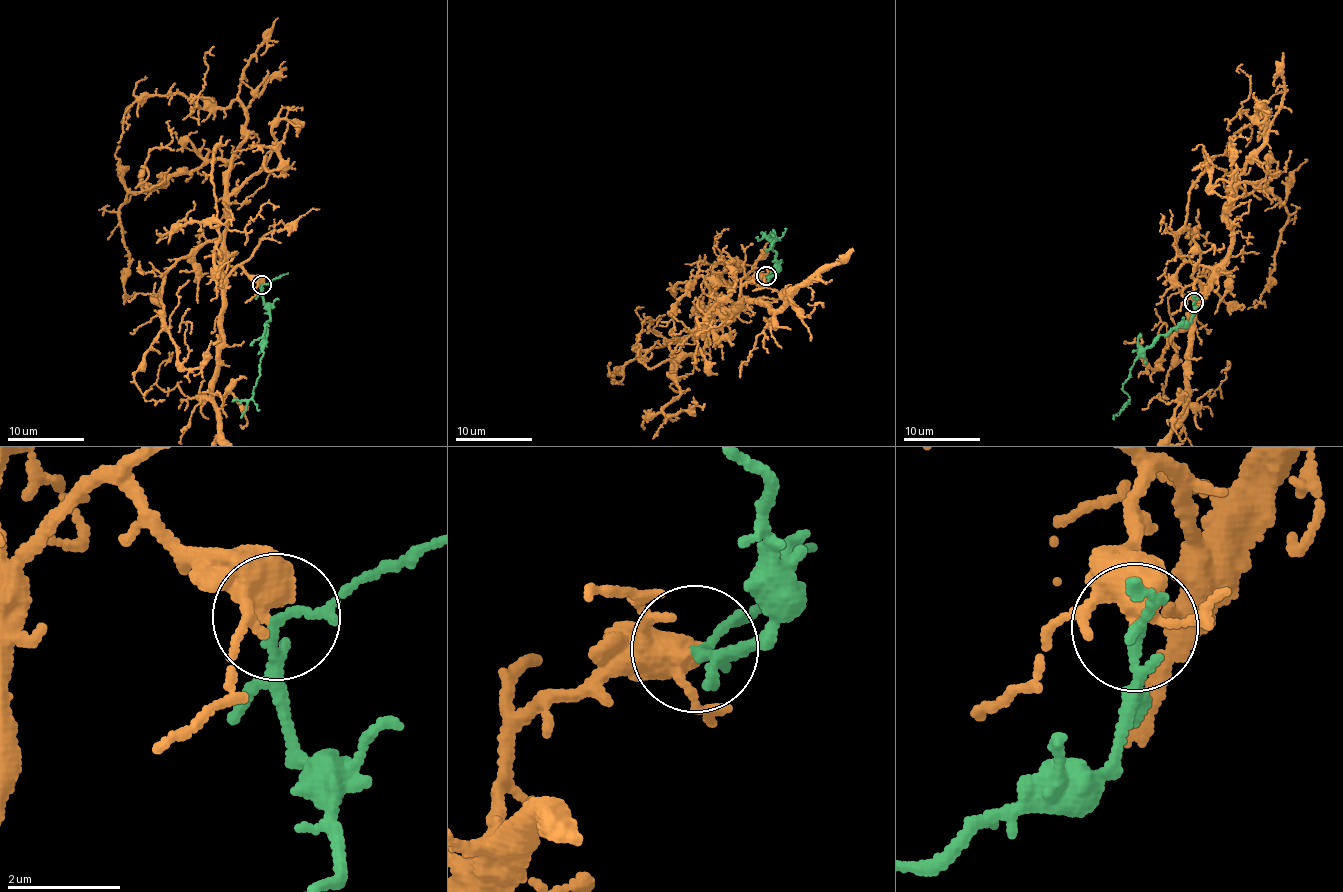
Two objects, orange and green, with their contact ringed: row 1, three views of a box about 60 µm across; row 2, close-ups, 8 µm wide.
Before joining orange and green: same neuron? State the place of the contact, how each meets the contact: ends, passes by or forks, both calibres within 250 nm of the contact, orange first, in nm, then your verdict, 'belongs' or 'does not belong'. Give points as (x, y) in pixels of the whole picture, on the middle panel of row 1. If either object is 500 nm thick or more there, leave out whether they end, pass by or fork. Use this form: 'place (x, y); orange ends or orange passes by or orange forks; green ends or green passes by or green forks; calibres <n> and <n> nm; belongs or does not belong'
place (766, 275); orange forks; green passes by; calibres 340 and 160 nm; belongs

